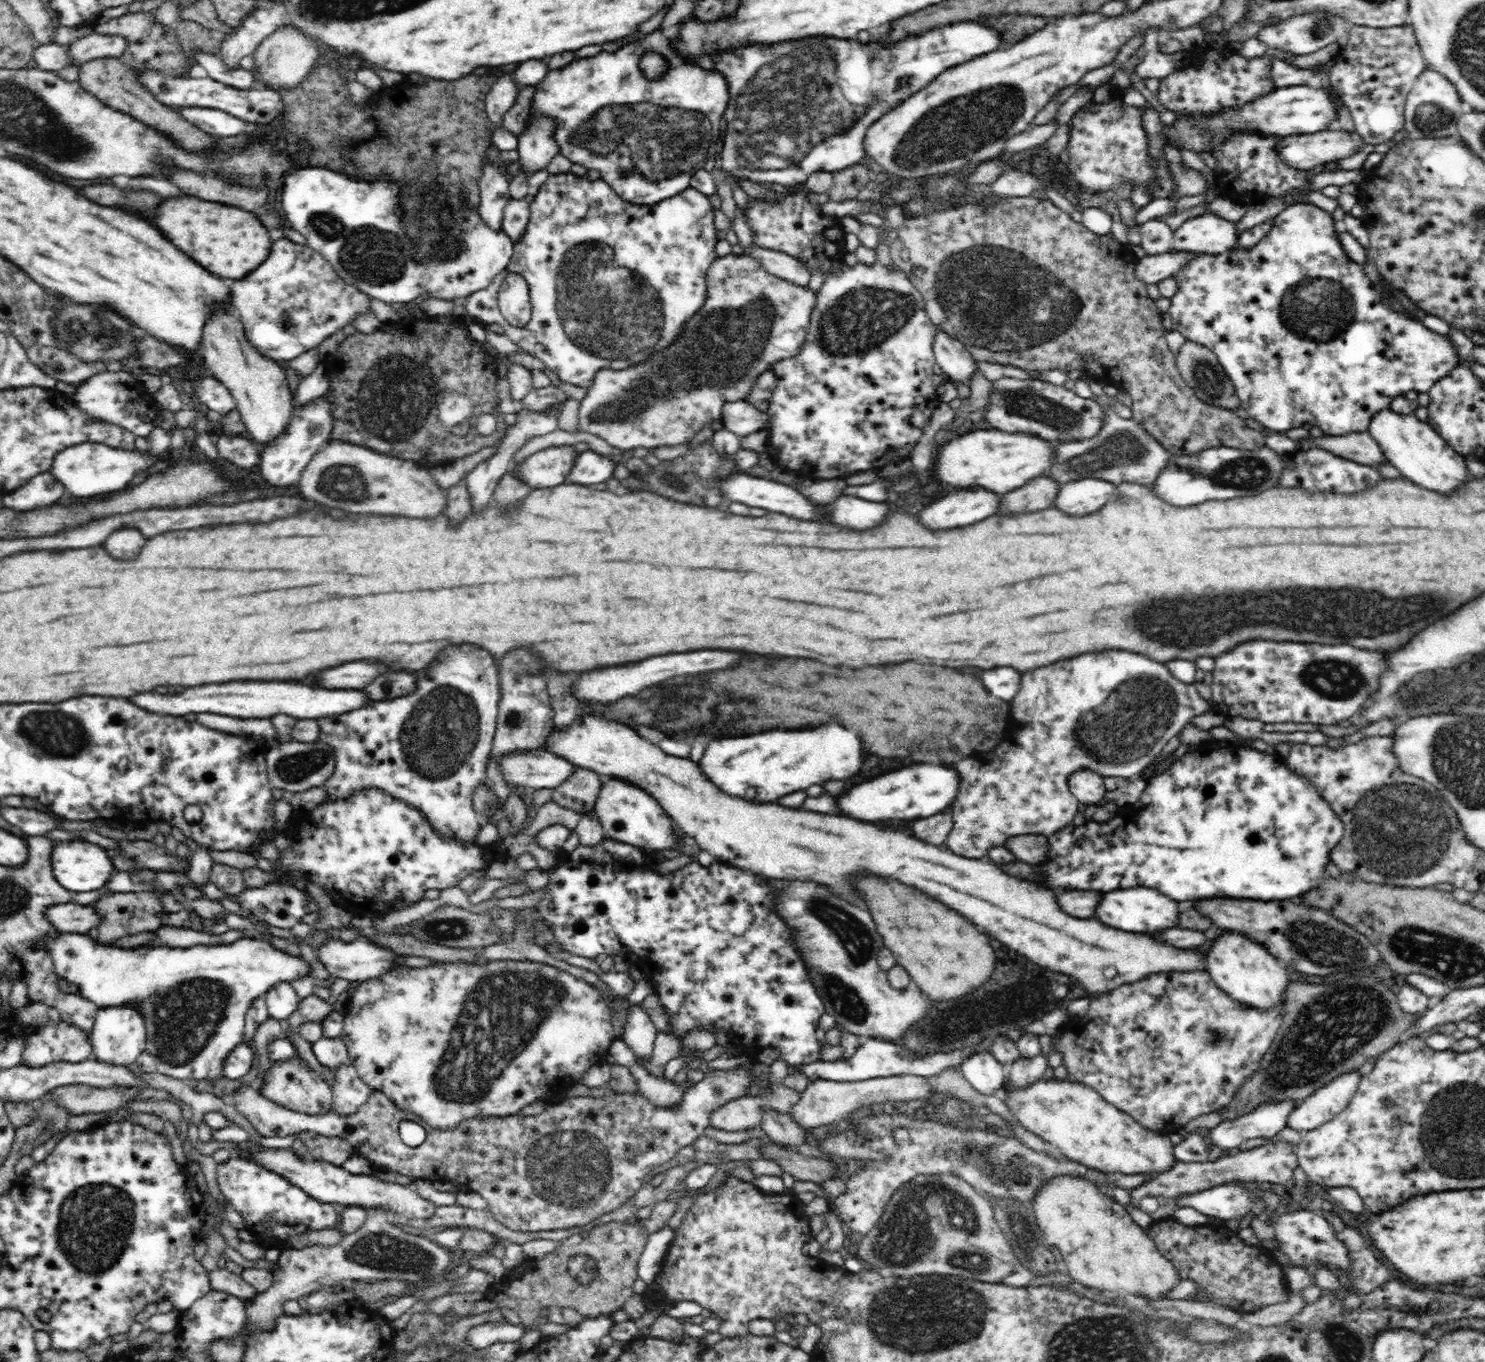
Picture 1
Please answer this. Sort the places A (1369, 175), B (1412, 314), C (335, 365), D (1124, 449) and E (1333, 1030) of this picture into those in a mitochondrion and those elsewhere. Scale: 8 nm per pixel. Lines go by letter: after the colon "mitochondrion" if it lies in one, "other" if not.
A: other
B: other
C: other
D: mitochondrion
E: mitochondrion

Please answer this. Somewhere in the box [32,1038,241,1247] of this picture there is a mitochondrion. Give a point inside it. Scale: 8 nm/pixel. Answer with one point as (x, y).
(50, 1124)

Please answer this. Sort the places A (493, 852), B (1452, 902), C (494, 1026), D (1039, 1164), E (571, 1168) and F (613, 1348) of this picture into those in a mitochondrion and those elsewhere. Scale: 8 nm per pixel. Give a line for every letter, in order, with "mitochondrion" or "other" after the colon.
A: other
B: other
C: mitochondrion
D: other
E: mitochondrion
F: other

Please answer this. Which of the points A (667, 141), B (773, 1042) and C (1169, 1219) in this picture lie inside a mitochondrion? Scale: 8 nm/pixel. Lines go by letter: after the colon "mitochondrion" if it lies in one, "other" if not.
A: mitochondrion
B: other
C: other

